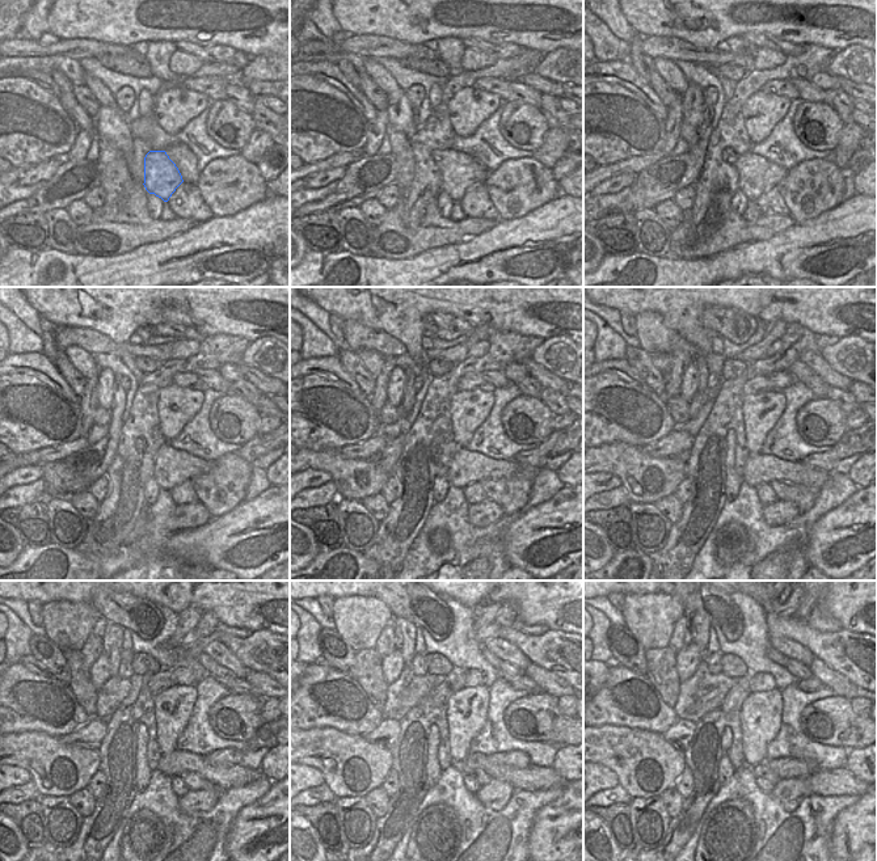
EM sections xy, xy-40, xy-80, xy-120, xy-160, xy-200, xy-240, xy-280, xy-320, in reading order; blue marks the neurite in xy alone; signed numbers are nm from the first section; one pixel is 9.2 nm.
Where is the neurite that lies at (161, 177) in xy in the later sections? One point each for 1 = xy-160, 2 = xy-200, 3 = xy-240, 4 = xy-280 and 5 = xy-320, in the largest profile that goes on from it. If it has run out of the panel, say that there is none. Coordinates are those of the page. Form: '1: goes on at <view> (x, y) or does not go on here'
1: goes on at xy-160 (467, 467)
2: goes on at xy-200 (760, 468)
3: goes on at xy-240 (224, 776)
4: goes on at xy-280 (532, 777)
5: goes on at xy-320 (839, 781)

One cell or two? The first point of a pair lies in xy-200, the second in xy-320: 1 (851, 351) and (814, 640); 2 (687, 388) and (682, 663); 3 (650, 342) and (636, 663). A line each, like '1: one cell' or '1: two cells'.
1: one cell
2: one cell
3: two cells

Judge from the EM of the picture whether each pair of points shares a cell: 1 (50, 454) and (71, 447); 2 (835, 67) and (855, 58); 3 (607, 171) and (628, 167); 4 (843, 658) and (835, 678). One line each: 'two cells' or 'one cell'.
1: one cell
2: one cell
3: one cell
4: two cells

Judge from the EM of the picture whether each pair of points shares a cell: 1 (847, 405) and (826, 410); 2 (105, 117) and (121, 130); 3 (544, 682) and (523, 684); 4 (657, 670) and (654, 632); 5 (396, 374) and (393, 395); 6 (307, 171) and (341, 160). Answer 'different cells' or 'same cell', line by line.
1: different cells
2: same cell
3: different cells
4: different cells
5: same cell
6: same cell

